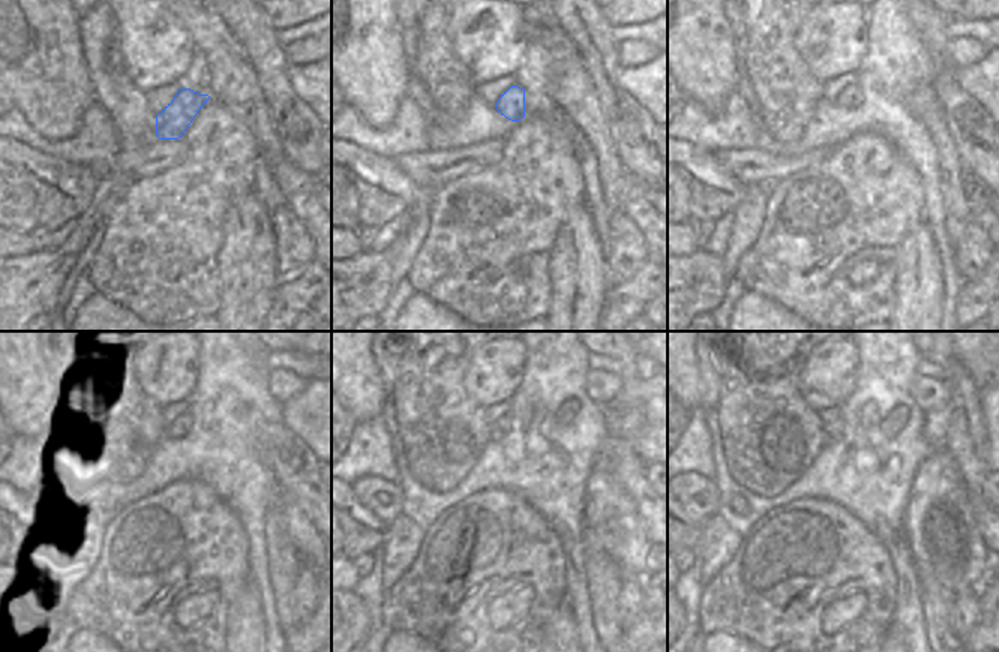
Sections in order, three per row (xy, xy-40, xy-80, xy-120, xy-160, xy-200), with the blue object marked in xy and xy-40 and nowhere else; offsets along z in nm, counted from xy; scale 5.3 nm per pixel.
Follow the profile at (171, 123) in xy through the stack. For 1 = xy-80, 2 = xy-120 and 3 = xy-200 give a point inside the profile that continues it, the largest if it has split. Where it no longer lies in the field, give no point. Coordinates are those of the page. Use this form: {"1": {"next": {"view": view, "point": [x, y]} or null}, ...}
{"1": {"next": {"view": "xy-80", "point": [851, 96]}}, "2": {"next": {"view": "xy-120", "point": [180, 427]}}, "3": {"next": {"view": "xy-200", "point": [834, 430]}}}

